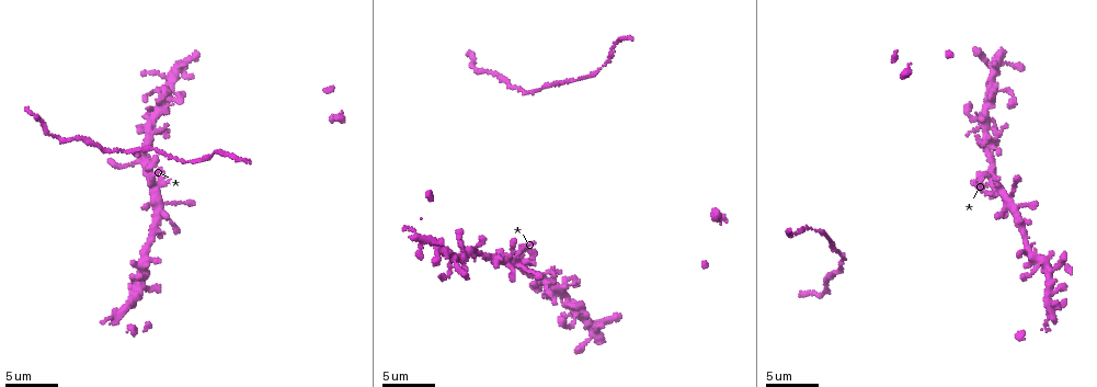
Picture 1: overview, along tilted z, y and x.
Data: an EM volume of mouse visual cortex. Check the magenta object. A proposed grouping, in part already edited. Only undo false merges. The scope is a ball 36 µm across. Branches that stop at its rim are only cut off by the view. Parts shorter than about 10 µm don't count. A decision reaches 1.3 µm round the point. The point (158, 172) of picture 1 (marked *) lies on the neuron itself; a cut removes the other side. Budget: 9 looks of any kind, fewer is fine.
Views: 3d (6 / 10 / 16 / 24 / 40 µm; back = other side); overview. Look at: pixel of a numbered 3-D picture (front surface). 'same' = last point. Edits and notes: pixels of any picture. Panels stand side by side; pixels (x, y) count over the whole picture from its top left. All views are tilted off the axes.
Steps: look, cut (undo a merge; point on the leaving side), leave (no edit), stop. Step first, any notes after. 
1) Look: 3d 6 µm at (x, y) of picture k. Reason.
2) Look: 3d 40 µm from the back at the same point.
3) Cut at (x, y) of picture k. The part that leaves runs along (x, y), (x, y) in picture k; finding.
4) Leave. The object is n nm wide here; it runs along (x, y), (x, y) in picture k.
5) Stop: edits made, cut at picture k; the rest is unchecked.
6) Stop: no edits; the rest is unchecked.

Look: 3d 10 µm at (476, 252) of picture 1. Side arm on a straight run.

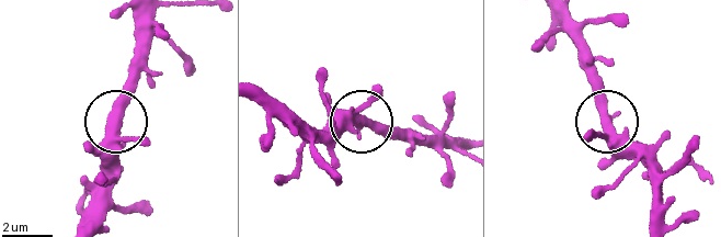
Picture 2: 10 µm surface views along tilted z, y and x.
Leave. It runs along (139, 17), (127, 92), (96, 190) in picture 2; continuous, no second neuron.

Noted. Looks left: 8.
Look: 3d 6 µm at (1000, 189) of picture 1. Four arms meet.

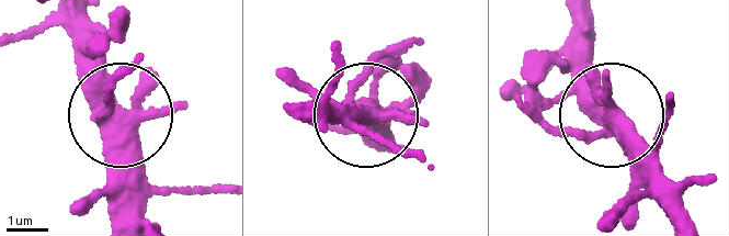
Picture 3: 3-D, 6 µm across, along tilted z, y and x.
Leave. It runs along (536, 109), (587, 128), (615, 122), (625, 146), (679, 182) in picture 3; all the same neuron.

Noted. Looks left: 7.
Look: 3d 16 µm at (989, 109) of picture 1. Thick turns thin.

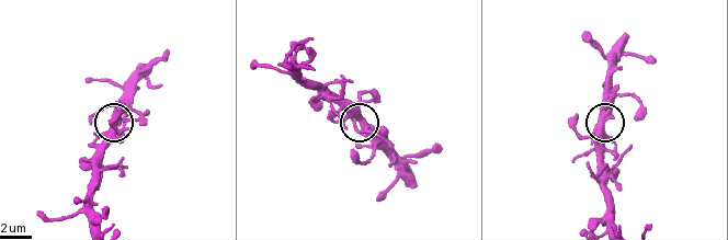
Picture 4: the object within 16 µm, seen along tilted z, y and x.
Leave. The object is 460 nm wide here; continuous, no second neuron.

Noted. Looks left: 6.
Look: 3d 6 µm at (131, 151) of picture 1.

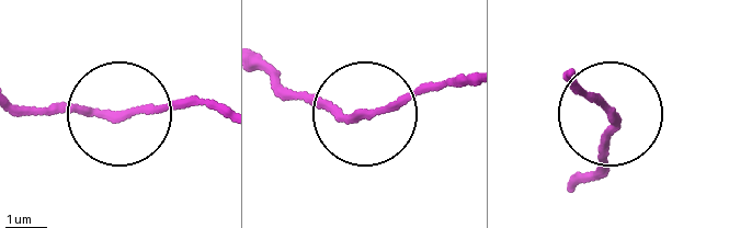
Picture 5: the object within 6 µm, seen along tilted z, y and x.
Leave. The side arm is 13 µm long; all the same neuron.

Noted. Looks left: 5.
Stop: no edits; the rest is unchecked.

